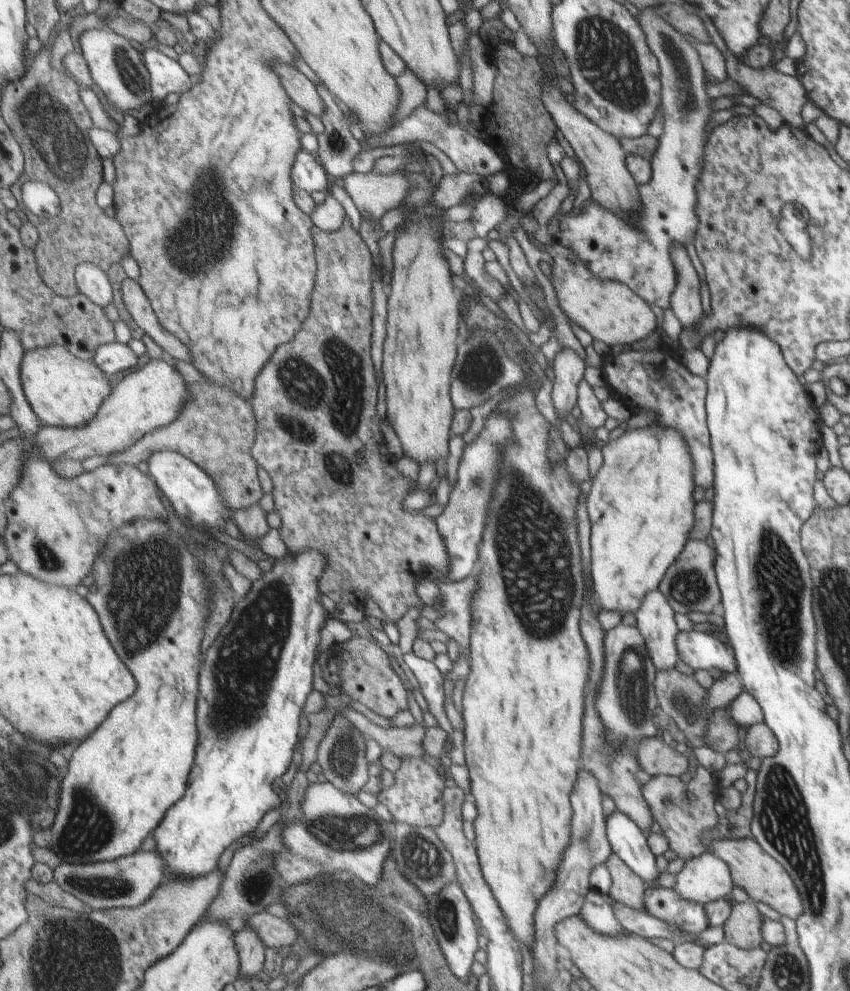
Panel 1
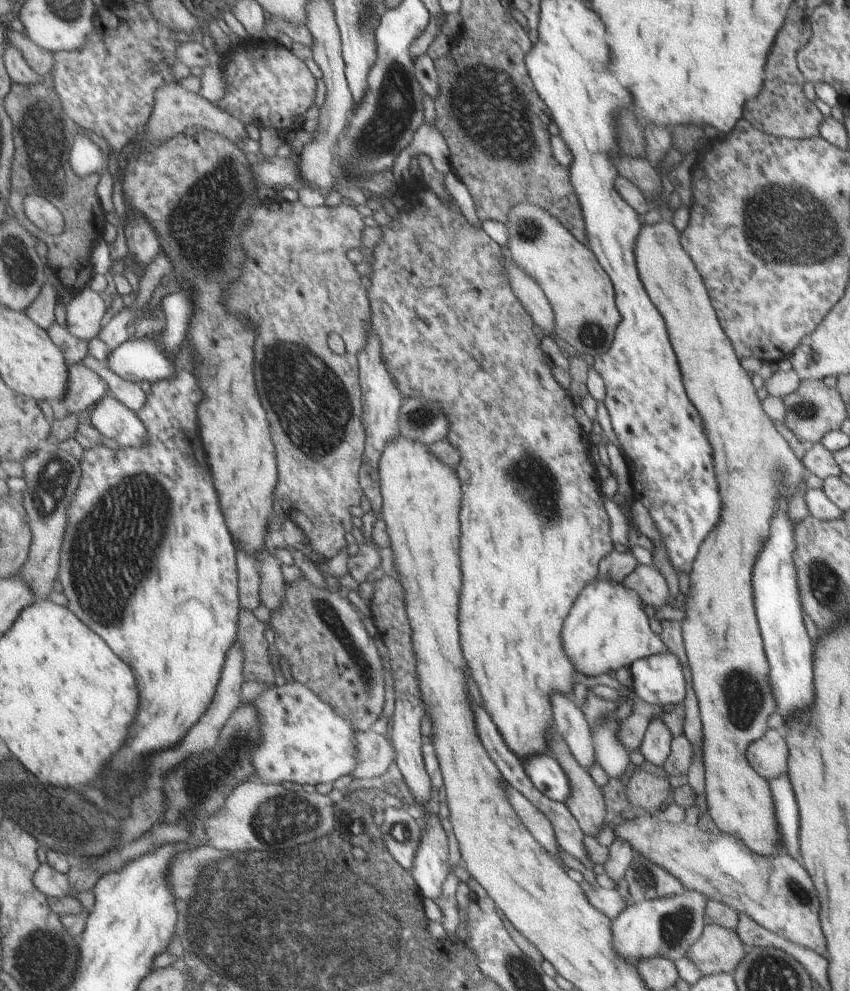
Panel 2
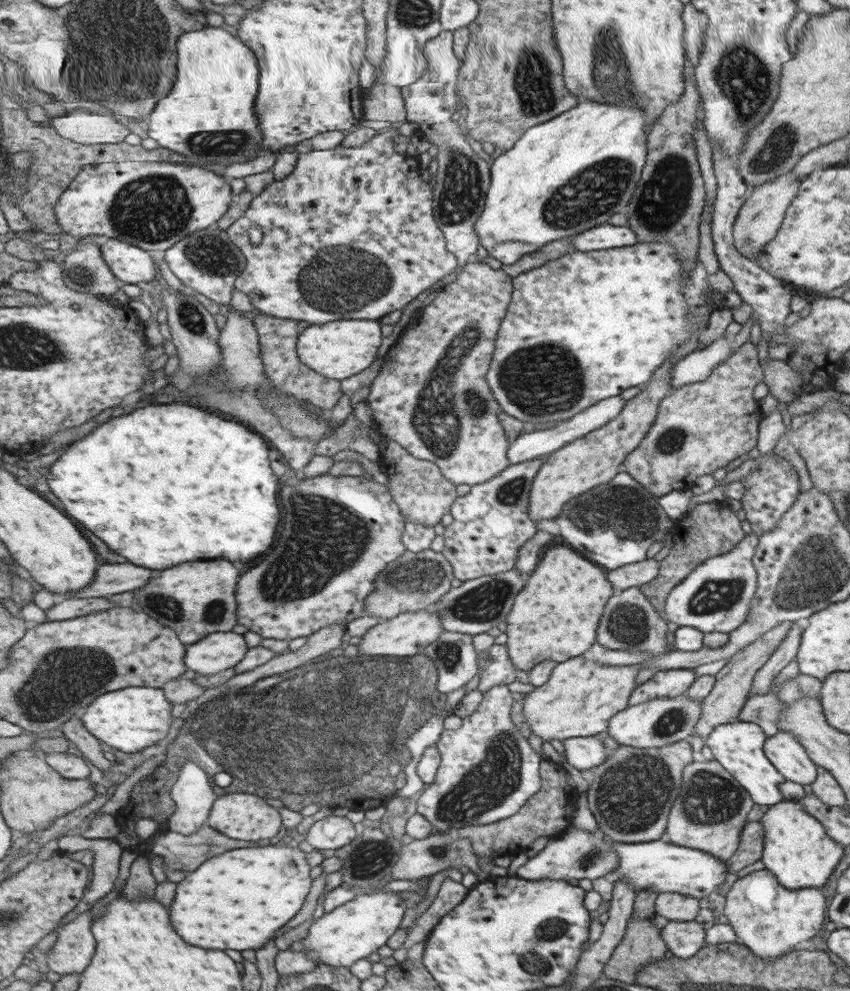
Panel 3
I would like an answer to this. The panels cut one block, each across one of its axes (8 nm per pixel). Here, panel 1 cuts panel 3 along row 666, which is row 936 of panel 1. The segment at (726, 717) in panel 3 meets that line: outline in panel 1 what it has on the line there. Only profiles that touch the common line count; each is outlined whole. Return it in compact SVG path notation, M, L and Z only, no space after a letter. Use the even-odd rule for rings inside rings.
M743 899L741 903L731 902L730 911L722 924L725 943L740 949L754 949L762 941L760 918L753 902Z

